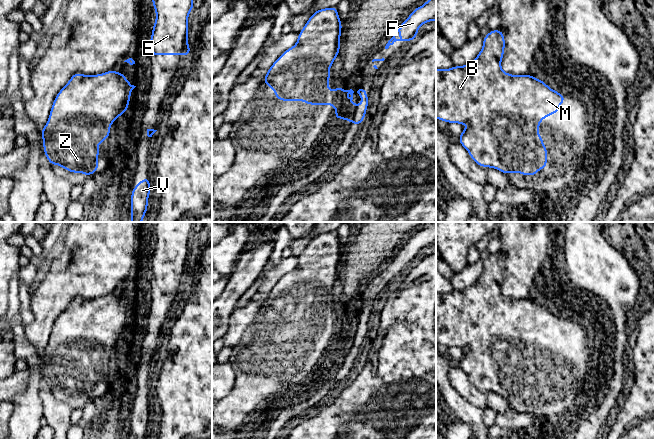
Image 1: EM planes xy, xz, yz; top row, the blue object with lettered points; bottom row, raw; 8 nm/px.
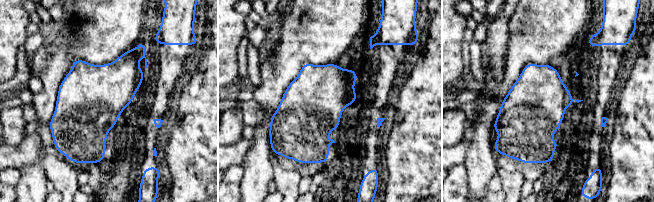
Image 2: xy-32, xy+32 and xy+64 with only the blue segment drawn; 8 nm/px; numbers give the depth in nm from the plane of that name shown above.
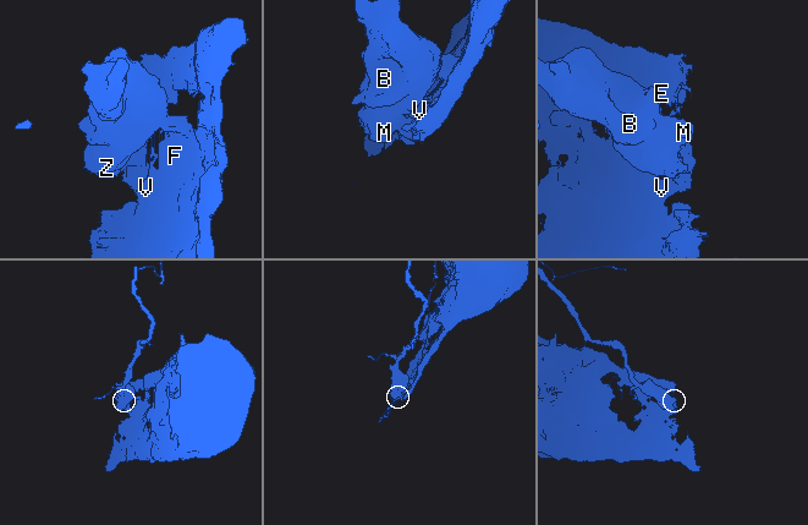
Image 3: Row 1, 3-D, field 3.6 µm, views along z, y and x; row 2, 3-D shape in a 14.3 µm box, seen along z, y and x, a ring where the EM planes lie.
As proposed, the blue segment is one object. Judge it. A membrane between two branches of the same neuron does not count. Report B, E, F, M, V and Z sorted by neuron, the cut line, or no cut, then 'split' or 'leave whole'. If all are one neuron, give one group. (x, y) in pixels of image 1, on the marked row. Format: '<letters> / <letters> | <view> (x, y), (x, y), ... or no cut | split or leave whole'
B M / E F V Z | xy (48, 120), (54, 124), (80, 123), (82, 142), (97, 162) | split

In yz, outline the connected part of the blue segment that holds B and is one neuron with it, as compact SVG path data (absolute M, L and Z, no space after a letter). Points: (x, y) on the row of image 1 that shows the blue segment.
M501 29L490 30L490 32L483 37L482 50L478 53L477 57L473 61L464 66L453 66L445 70L436 68L436 119L445 121L448 124L458 123L464 125L465 123L468 123L469 127L463 129L462 133L459 135L459 144L462 145L468 151L470 157L477 165L484 168L491 167L507 175L508 173L512 173L511 169L512 155L508 151L508 147L514 143L517 136L526 134L529 131L533 131L535 128L539 129L539 124L544 118L549 117L552 114L558 113L559 106L565 102L565 95L551 89L542 80L540 80L539 78L535 78L530 74L512 75L509 73L505 73L501 68L501 60L504 57L504 50L505 50L505 37L502 30Z

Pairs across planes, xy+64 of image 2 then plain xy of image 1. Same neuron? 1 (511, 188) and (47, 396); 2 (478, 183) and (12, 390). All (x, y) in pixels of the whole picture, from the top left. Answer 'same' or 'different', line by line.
1: same
2: different

